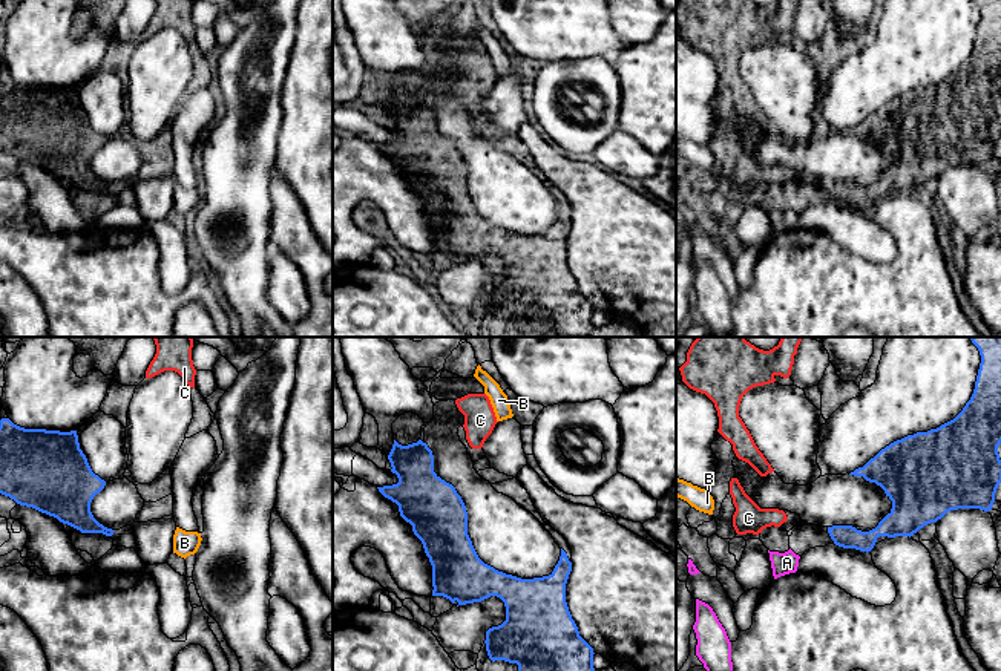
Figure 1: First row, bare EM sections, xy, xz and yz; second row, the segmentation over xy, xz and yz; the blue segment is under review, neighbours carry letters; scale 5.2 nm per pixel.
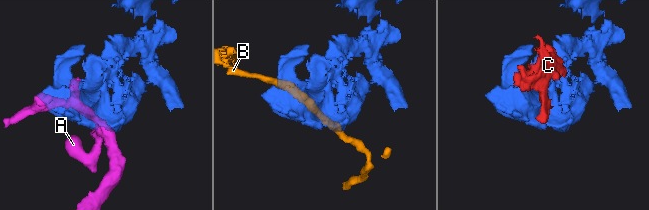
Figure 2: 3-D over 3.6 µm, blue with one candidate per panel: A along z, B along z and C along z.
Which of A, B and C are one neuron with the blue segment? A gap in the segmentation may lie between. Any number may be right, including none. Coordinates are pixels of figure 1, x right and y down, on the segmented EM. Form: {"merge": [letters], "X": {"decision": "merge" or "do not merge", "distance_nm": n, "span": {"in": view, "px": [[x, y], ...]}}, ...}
{"merge": ["C"], "A": {"decision": "do not merge", "distance_nm": 190, "span": {"in": "yz", "px": [[831, 538], [799, 556]]}}, "B": {"decision": "do not merge", "distance_nm": 320, "span": {"in": "xy", "px": [[114, 530], [173, 535]]}}, "C": {"decision": "merge", "distance_nm": 190, "span": {"in": "xz", "px": [[431, 451], [466, 438]]}}}

